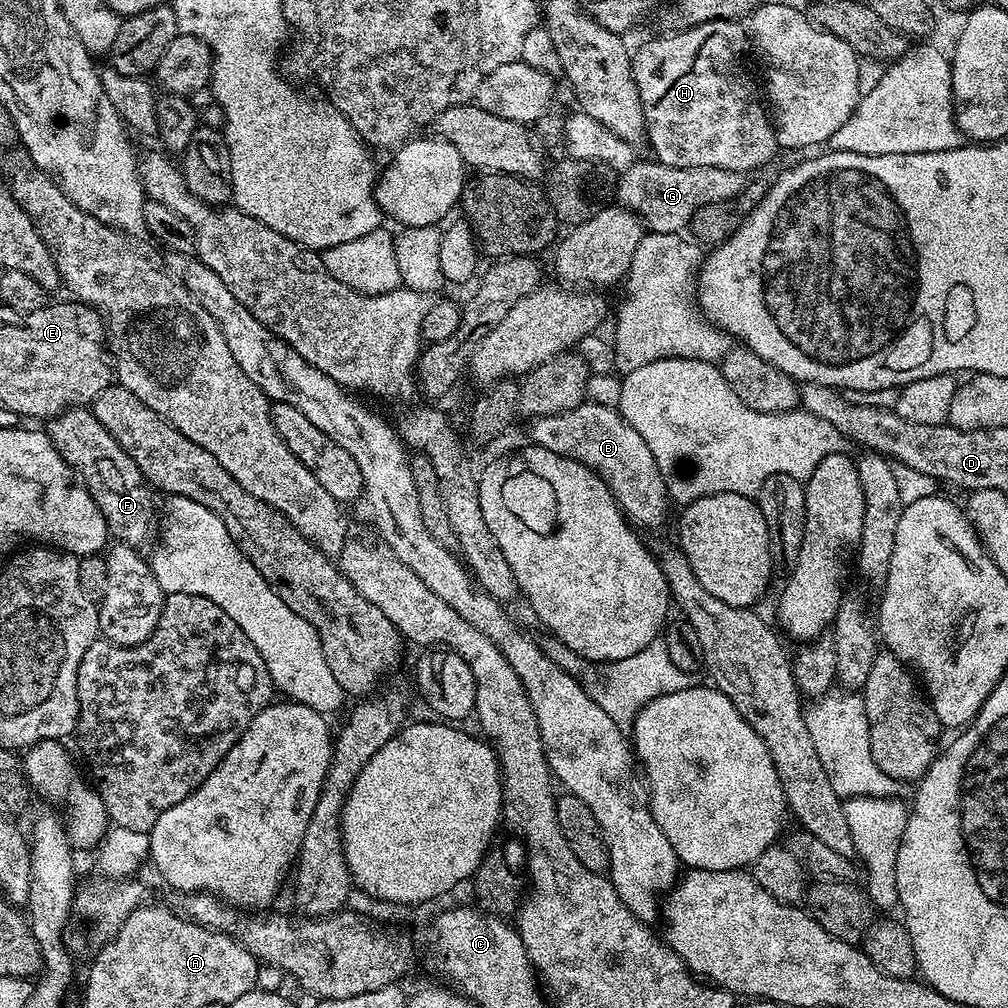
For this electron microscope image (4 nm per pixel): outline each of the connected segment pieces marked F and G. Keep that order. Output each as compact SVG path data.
M88 406L67 408L60 415L47 421L46 431L54 450L58 450L60 457L68 463L71 475L83 484L85 490L90 494L90 498L94 498L94 506L98 506L98 510L102 510L102 518L108 527L109 537L121 544L128 544L134 549L143 549L143 544L151 538L152 531L156 528L156 500L152 497L153 489L144 479L142 470L138 470L134 458L130 458L130 454L126 454L126 450L122 450L122 446L118 446L118 442L114 442L110 430L106 430L106 426L102 426L102 422L98 422L98 418Z
M637 162L619 173L614 184L614 200L640 218L648 232L683 233L698 210L711 204L726 204L736 199L746 187L746 176L734 170L717 168L675 168L659 162Z

